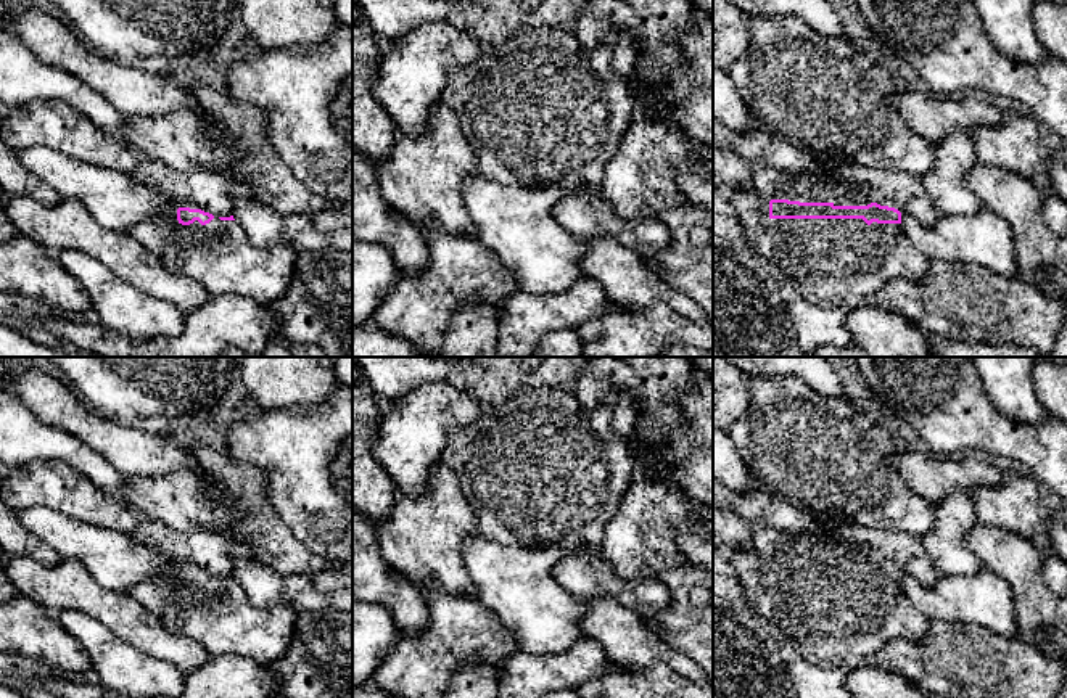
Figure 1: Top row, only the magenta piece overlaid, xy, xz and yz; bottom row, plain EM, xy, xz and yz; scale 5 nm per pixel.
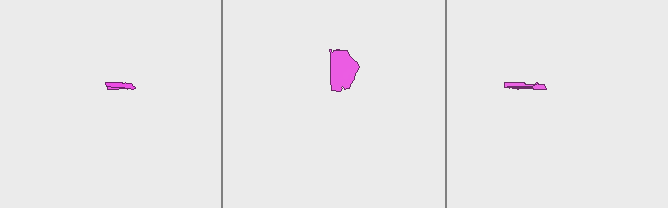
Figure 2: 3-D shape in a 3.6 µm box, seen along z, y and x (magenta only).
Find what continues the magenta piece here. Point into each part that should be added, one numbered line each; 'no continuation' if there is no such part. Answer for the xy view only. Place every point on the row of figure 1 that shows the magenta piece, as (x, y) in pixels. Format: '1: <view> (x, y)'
1: xy (219, 256)

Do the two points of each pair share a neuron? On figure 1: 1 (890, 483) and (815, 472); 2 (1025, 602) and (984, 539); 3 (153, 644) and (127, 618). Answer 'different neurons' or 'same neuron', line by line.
1: same neuron
2: same neuron
3: same neuron

